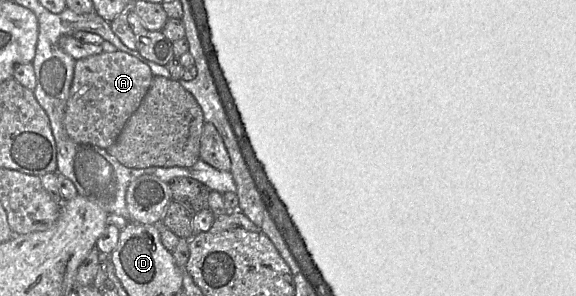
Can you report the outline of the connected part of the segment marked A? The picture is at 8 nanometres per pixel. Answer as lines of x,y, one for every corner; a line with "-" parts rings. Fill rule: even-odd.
124,51
101,52
75,60
74,76
63,117
68,136
102,149
111,146
137,110
153,78
150,68

